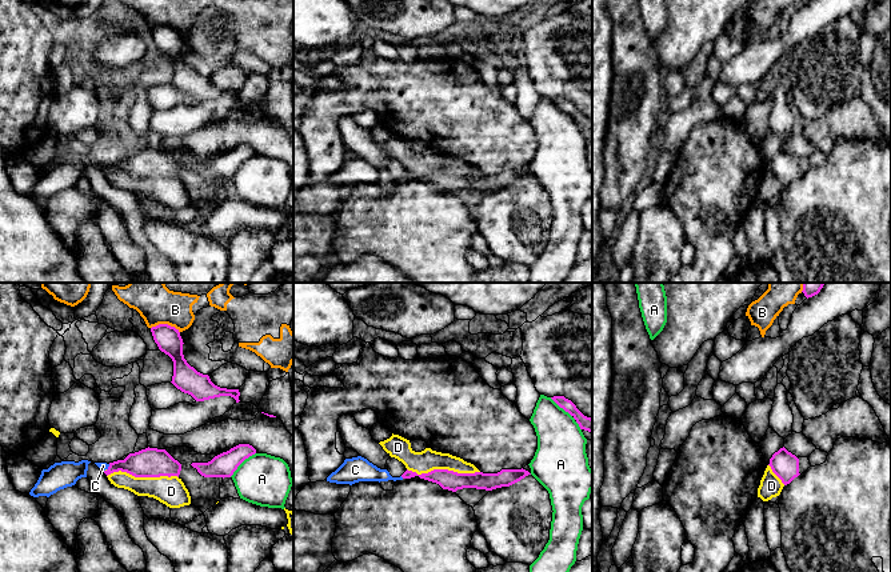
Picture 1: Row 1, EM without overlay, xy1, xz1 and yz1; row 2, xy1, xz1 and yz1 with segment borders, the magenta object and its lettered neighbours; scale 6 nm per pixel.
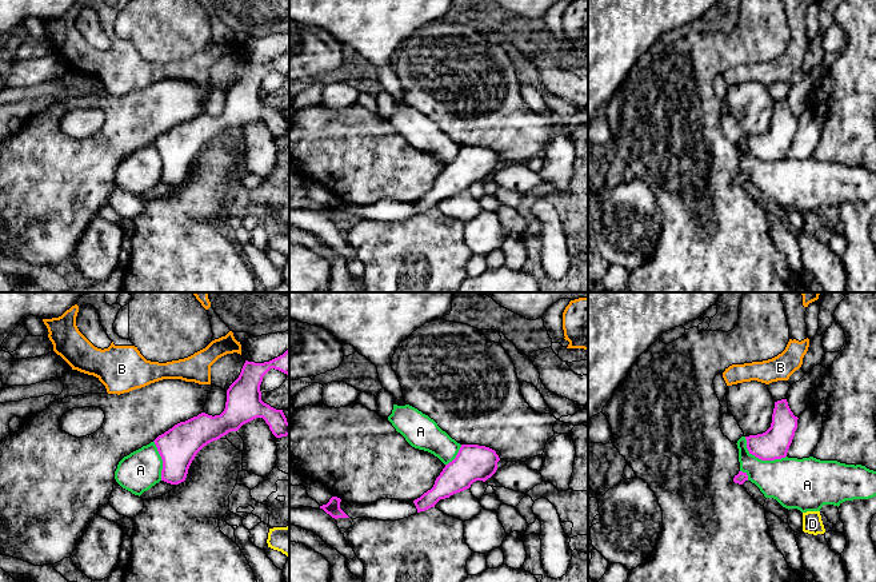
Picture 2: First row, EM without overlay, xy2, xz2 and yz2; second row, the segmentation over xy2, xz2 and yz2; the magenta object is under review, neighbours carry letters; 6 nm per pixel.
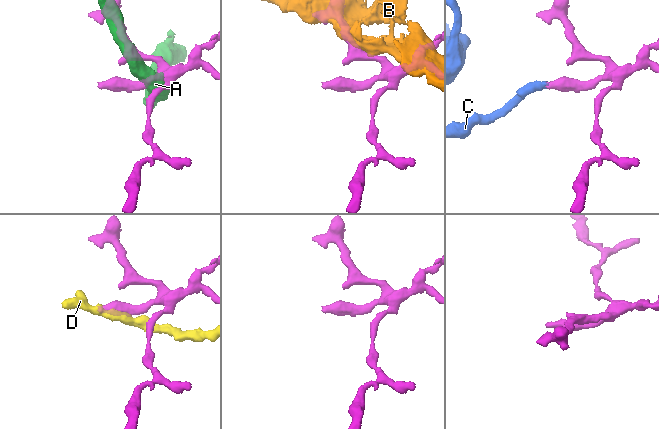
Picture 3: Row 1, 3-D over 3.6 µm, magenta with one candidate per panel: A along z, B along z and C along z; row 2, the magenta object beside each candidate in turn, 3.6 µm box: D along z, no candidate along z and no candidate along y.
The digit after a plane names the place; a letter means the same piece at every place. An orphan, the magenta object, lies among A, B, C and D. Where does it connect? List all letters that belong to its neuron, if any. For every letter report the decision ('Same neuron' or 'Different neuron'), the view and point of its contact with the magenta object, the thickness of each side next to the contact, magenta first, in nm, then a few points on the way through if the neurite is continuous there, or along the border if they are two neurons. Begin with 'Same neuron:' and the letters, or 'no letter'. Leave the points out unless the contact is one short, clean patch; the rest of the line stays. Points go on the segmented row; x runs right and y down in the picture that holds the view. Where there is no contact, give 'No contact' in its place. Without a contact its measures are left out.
Same neuron: C
A: Different neuron. Touches magenta at yz2 (760, 458). Thickness 180 nm (magenta) against 300 nm
B: Different neuron. Touches magenta at xy1 (166, 324). Thickness 150 nm (magenta) against 240 nm
C: Same neuron. Touches magenta at xy1 (108, 467). Thickness 180 nm (magenta) against 50 nm. Path across: xy1 (147, 463), (108, 467), (103, 466)
D: Different neuron. Touches magenta at xz1 (443, 470). Thickness 120 nm (magenta) against 140 nm

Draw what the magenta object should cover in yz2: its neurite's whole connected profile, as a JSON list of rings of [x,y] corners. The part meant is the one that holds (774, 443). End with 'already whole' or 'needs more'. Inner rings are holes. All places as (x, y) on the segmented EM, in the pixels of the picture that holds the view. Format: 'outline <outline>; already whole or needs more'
outline [[[787,399],[775,402],[771,427],[763,434],[745,436],[749,454],[761,461],[785,458],[797,428],[797,419]]]; already whole

